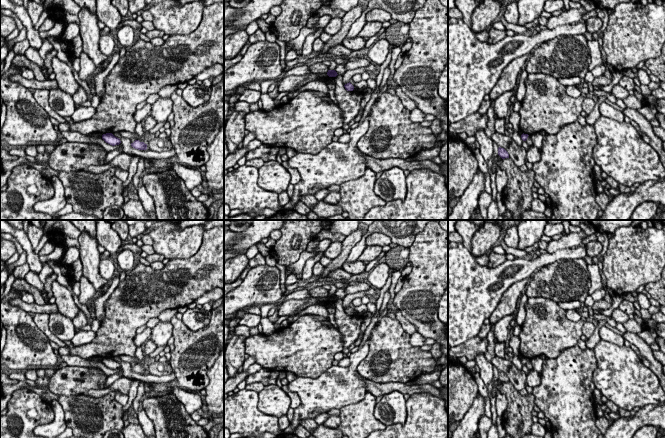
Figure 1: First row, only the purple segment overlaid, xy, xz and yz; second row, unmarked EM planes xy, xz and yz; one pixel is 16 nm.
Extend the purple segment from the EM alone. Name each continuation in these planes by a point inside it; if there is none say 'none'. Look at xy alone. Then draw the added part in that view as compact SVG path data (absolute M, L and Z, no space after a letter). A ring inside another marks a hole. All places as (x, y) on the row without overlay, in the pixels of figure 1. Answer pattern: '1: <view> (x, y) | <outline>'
1: xy (156, 368) | M154 361L147 368L147 373L155 376L164 376L172 373L172 367L169 362L161 363L159 361Z

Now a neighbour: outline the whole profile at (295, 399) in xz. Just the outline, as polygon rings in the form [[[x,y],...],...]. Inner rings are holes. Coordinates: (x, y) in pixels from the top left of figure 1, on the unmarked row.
[[[287,385],[282,386],[282,390],[285,391],[288,394],[288,396],[290,397],[290,399],[291,399],[290,407],[291,408],[295,409],[296,407],[298,407],[301,404],[301,399],[299,397],[299,395],[297,393],[291,392],[288,389]]]

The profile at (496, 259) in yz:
[[[493,251],[489,254],[489,262],[492,263],[492,268],[497,267],[498,265],[504,263],[506,259],[506,253],[505,254],[496,254]]]

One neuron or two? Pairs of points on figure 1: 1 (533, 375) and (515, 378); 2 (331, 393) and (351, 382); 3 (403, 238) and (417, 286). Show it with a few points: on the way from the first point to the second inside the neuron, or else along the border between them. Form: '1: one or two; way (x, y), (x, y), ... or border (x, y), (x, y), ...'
1: two; border (525, 374), (527, 382)
2: one; way (336, 388), (338, 386), (346, 386)
3: two; border (423, 230), (415, 236), (414, 241), (408, 247)

